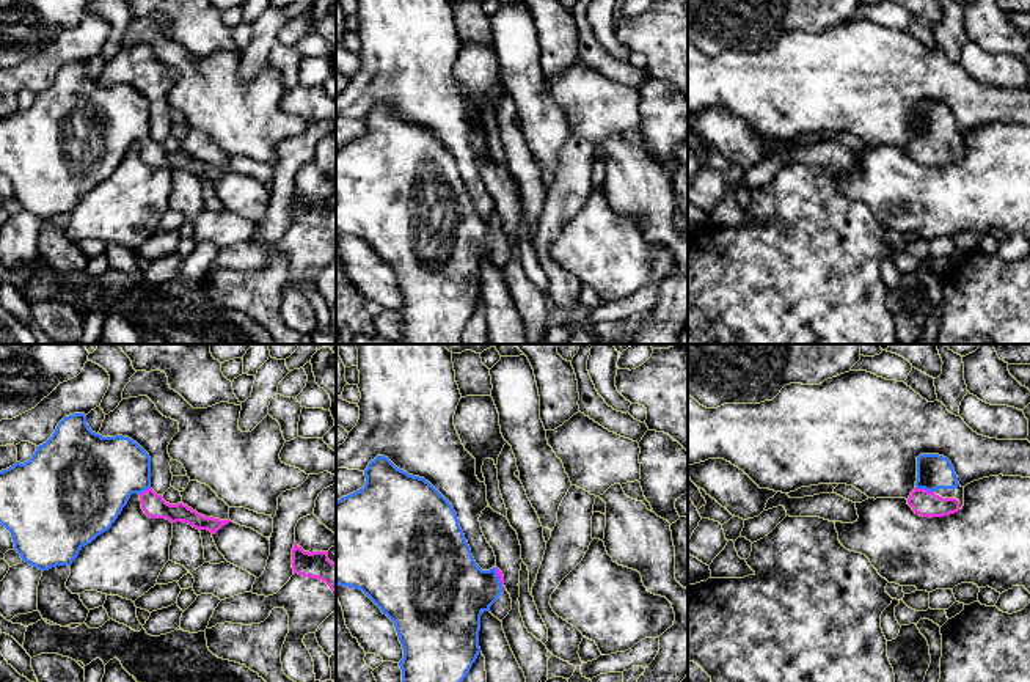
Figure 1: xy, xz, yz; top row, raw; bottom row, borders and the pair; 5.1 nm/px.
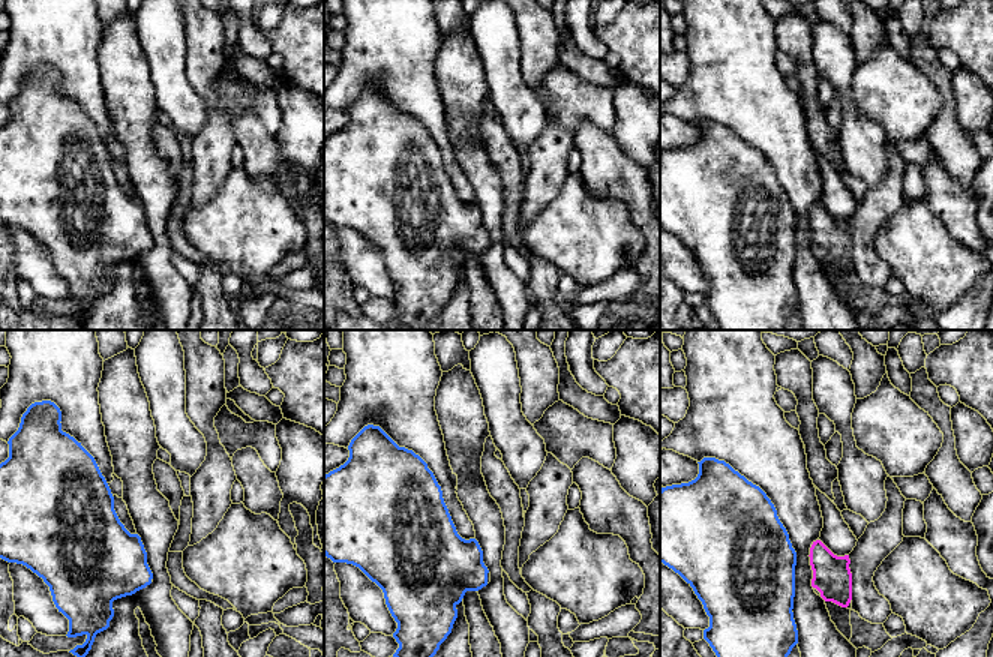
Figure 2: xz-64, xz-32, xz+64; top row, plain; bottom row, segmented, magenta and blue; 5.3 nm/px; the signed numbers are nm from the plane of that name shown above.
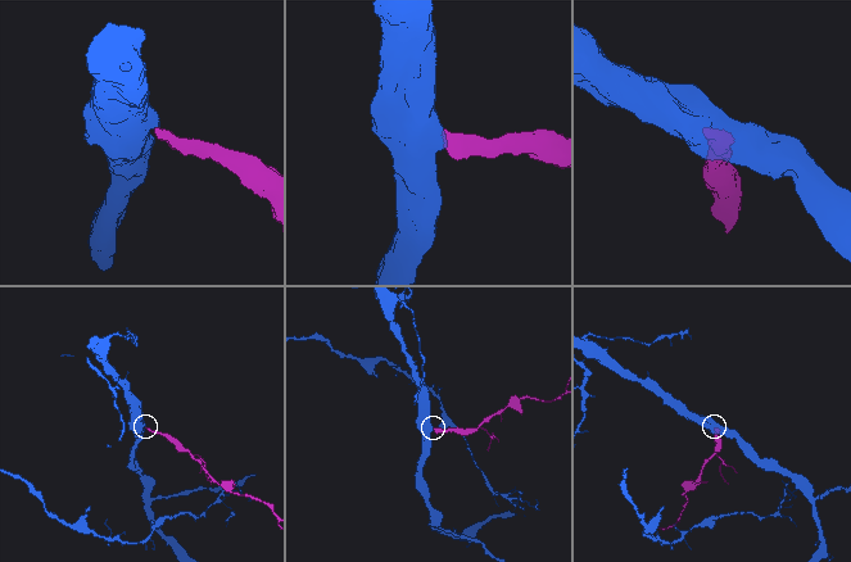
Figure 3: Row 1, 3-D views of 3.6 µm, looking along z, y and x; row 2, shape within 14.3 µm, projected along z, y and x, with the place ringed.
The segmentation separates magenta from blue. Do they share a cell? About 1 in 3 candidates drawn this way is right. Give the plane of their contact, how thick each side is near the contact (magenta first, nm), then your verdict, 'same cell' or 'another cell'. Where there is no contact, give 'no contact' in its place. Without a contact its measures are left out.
yz | 130/180 nm | same cell

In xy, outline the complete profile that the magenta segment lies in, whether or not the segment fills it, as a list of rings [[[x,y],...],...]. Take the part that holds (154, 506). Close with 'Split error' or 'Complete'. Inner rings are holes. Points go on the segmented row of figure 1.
[[[74,413],[58,423],[52,437],[36,446],[30,460],[16,462],[0,471],[0,525],[11,533],[14,550],[30,566],[42,572],[57,566],[71,566],[82,547],[111,528],[132,493],[140,495],[141,509],[151,519],[184,522],[212,534],[231,522],[201,515],[184,503],[166,503],[151,489],[151,457],[137,442],[122,435],[102,437],[89,429],[85,413]]]. Split error

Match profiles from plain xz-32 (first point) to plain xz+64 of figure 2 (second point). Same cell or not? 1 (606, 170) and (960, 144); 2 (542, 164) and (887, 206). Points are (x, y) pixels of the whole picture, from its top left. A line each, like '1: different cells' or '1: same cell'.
1: different cells
2: same cell

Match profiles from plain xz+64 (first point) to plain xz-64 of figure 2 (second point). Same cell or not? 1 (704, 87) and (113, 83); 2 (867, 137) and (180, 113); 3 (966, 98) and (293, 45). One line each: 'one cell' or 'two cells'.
1: two cells
2: one cell
3: two cells

